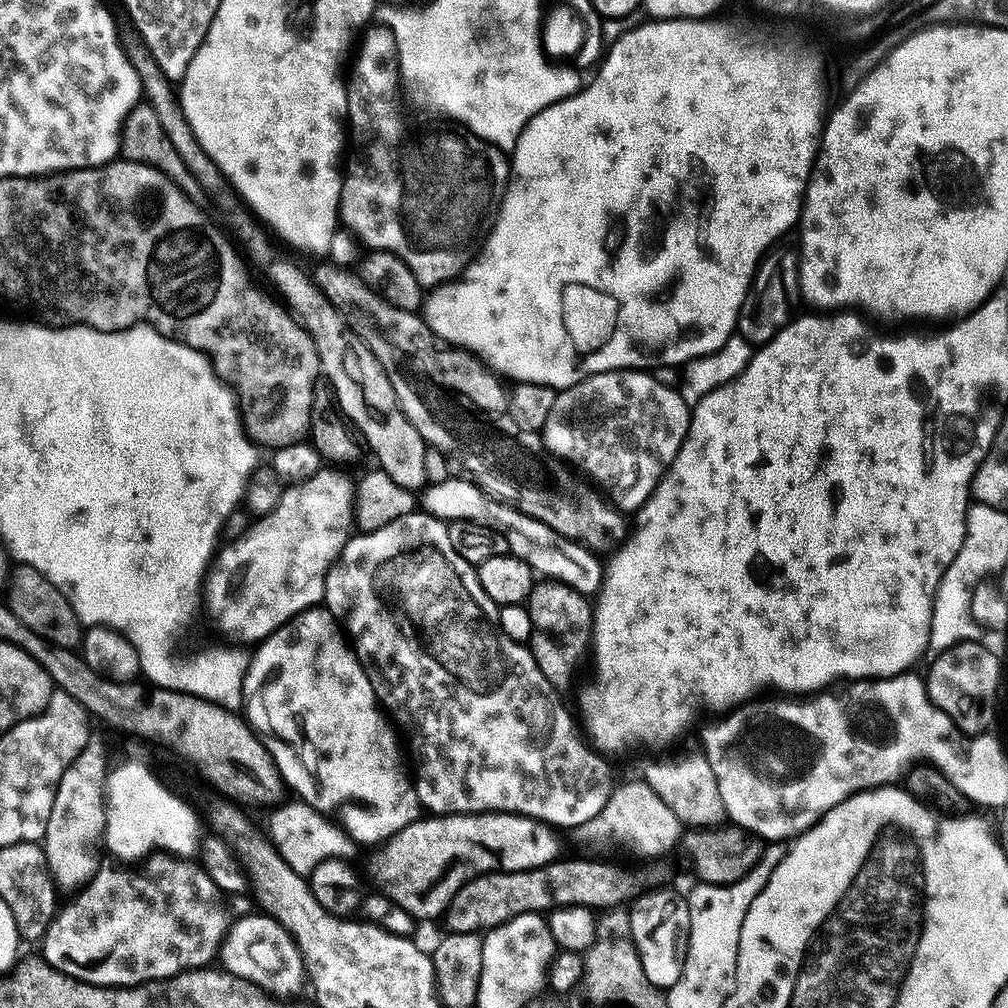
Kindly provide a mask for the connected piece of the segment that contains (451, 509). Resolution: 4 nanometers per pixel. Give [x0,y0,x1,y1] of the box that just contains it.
[422,478,606,597]

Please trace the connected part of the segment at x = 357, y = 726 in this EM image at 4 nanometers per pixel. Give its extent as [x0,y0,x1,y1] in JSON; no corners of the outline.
[242,606,422,846]

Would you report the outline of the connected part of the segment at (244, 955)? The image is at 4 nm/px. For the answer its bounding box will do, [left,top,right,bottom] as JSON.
[218,914,306,998]

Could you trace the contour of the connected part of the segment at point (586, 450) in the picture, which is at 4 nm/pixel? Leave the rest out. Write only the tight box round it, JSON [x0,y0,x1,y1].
[542,368,689,510]

